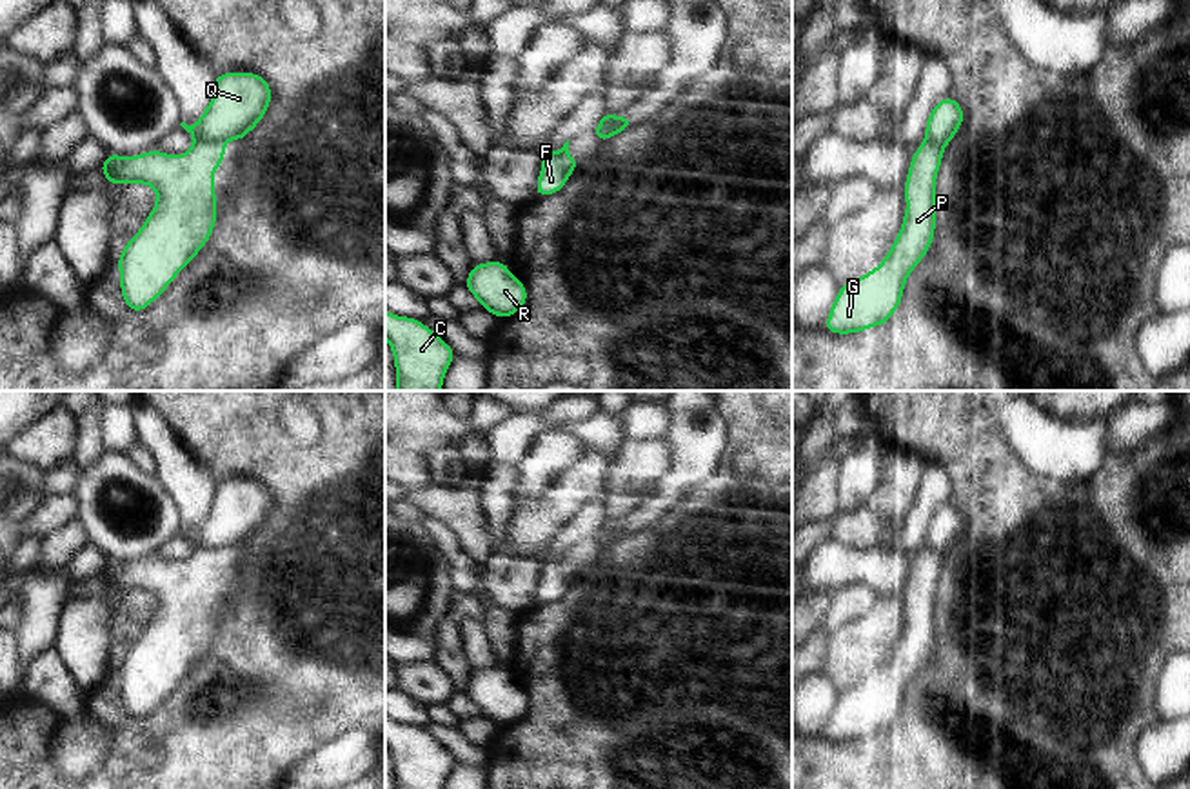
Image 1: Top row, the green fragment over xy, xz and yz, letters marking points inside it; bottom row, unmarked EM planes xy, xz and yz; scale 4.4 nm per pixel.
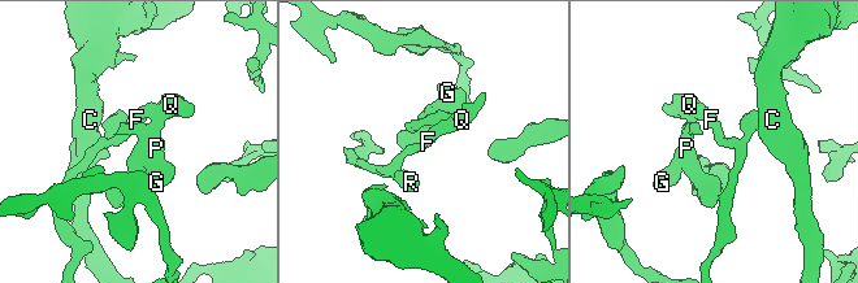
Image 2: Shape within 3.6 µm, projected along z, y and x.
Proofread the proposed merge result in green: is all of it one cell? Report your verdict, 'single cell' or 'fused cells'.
fused cells

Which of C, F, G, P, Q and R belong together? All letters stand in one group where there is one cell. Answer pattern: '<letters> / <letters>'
C F Q R / G P

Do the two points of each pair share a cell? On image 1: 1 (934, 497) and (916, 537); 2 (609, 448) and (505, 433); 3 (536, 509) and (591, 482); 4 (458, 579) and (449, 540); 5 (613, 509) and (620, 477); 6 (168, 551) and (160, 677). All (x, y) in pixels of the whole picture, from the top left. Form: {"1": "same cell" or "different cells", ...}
{"1": "same cell", "2": "same cell", "3": "same cell", "4": "same cell", "5": "different cells", "6": "different cells"}

